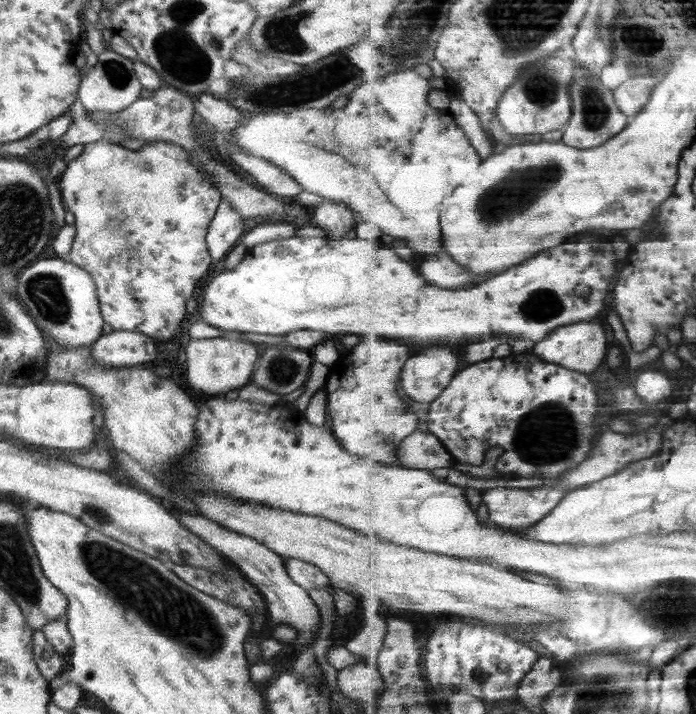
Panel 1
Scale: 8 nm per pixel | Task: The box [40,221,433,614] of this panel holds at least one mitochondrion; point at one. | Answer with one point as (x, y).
(124, 575)

